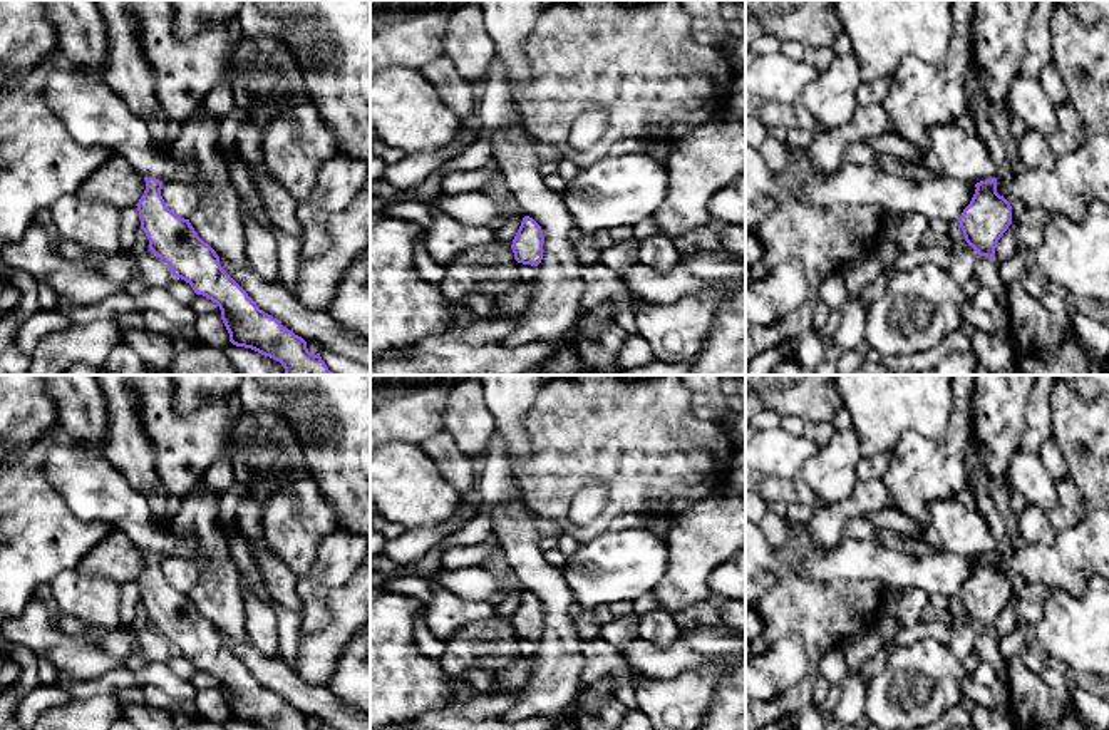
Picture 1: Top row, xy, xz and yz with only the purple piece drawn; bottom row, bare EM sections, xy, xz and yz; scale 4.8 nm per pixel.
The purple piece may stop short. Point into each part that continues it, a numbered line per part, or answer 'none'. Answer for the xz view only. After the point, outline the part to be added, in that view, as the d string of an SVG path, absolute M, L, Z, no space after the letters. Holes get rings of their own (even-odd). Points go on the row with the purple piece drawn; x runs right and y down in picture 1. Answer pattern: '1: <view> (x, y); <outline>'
none

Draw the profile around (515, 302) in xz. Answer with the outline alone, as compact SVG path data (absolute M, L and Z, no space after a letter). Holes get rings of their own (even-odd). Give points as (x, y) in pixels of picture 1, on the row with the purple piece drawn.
M516 281L511 293L503 295L498 303L494 305L489 318L506 318L513 316L514 313L523 313L528 306L529 300L533 298L534 285L533 281Z

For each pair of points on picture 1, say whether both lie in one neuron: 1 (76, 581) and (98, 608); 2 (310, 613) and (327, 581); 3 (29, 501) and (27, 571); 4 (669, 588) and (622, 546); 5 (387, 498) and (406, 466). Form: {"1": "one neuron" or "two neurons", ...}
{"1": "one neuron", "2": "one neuron", "3": "one neuron", "4": "two neurons", "5": "one neuron"}

